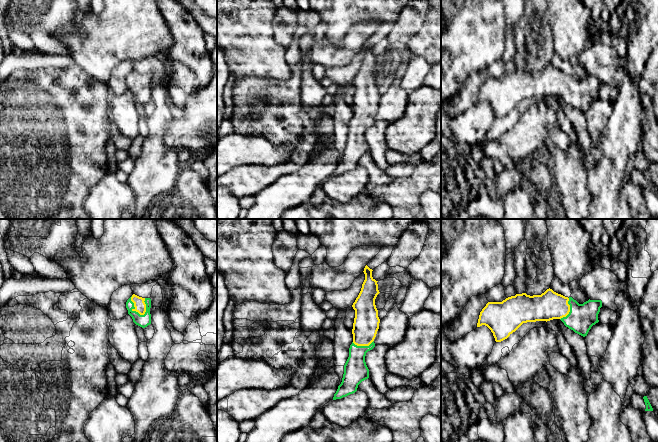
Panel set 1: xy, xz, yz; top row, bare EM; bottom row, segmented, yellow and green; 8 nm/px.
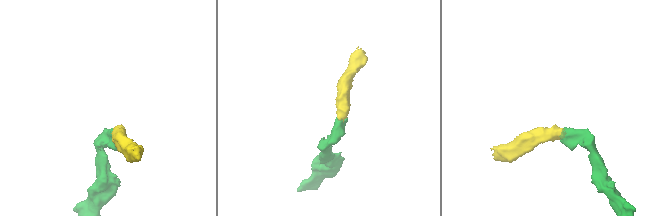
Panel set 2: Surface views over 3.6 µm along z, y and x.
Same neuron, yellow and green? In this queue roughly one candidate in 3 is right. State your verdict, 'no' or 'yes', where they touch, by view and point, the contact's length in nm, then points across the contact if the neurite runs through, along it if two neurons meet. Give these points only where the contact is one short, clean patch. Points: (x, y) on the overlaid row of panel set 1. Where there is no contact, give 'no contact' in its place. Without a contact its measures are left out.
yes; contact xy (134, 306); length 190 nm; way xy (139, 304), (134, 306), (143, 321)

